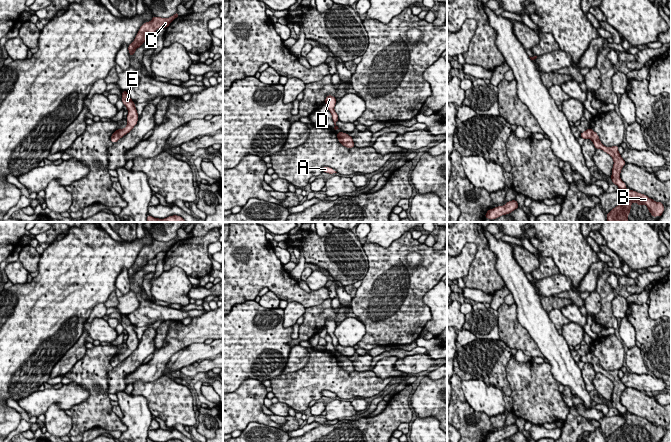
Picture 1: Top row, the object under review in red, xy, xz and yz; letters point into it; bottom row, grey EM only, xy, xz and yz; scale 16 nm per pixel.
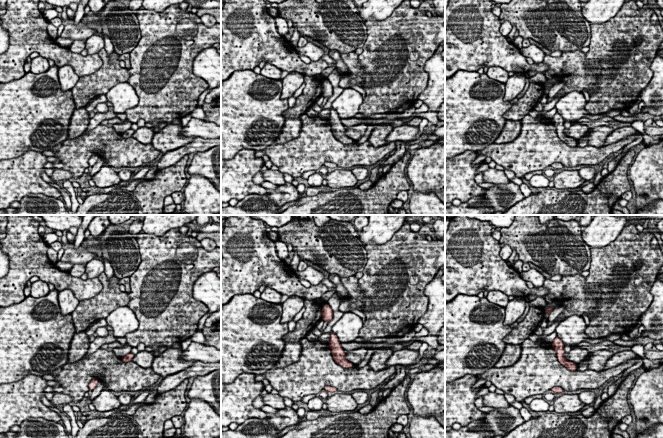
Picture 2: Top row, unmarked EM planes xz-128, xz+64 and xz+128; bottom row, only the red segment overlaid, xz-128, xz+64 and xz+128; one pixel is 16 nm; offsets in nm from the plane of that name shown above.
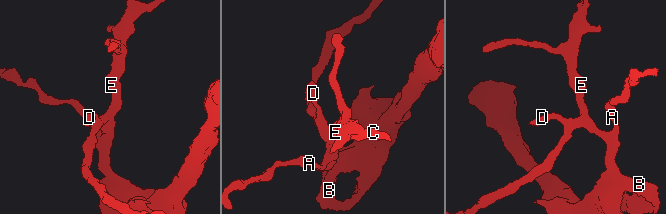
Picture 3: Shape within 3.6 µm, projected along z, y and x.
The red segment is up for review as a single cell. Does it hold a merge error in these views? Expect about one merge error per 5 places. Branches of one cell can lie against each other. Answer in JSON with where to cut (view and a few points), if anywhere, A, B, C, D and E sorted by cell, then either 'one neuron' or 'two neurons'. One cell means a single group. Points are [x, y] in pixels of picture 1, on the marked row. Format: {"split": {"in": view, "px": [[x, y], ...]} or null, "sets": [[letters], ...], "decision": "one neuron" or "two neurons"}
{"split": null, "sets": [["A", "B", "C", "D", "E"]], "decision": "one neuron"}

